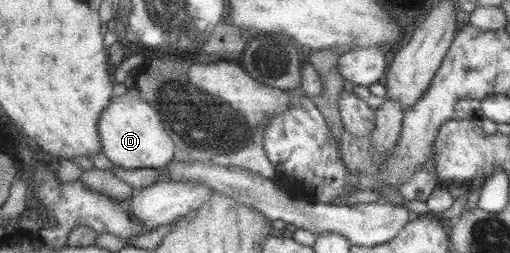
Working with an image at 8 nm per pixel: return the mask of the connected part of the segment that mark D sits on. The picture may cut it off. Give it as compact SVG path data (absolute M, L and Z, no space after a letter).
M112 96L106 108L100 113L97 131L102 154L120 168L160 169L173 159L175 148L158 112L138 96Z

